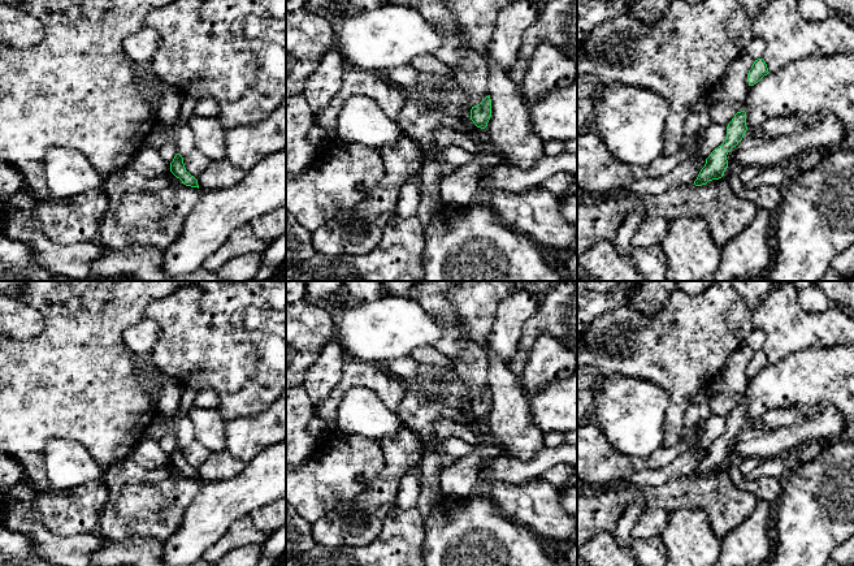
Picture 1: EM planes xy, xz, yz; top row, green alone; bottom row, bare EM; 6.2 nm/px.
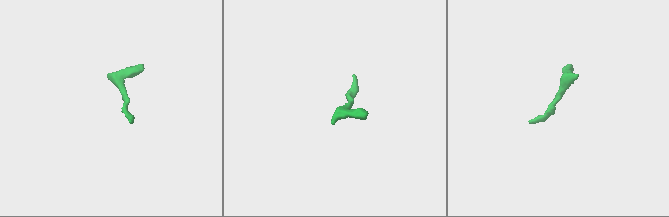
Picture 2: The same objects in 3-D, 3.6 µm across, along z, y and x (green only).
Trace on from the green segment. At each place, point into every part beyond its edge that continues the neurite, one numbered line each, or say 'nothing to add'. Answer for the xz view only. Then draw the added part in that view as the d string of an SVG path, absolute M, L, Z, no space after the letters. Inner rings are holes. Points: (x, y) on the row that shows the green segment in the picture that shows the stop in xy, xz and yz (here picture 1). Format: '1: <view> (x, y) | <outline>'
nothing to add

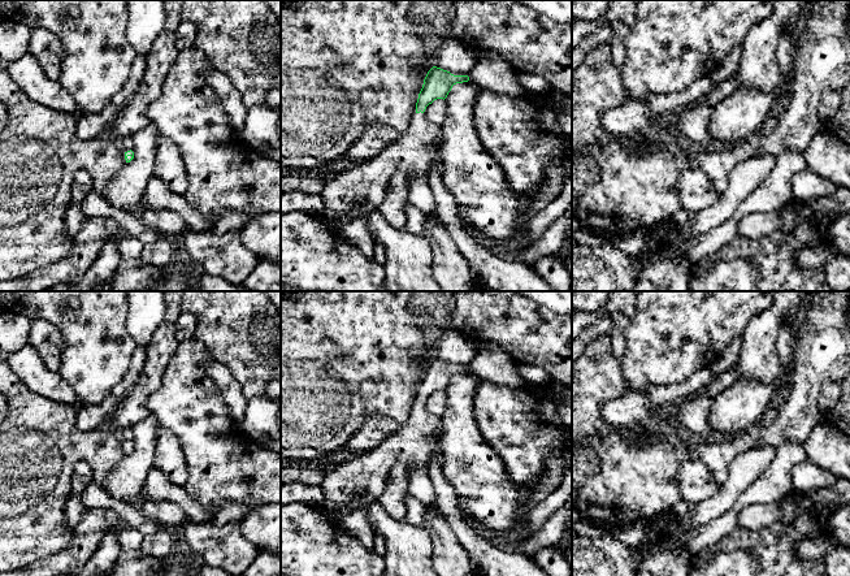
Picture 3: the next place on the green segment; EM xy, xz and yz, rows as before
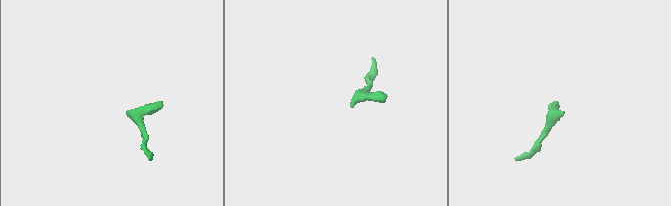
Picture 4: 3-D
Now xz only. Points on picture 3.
1: xz (364, 183) | M416 113L396 143L365 163L348 165L329 179L321 192L324 208L313 216L328 228L338 230L351 205L378 207L395 172L403 170L409 177L428 174L431 160L438 156L441 142L439 126L428 122L425 113Z

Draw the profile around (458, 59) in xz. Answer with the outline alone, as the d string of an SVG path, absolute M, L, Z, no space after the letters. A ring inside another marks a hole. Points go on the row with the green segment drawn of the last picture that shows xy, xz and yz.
M446 39L434 59L434 66L454 75L469 75L478 60L472 48L456 40Z

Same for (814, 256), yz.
M834 244L802 247L795 254L795 261L801 268L825 267L838 254Z

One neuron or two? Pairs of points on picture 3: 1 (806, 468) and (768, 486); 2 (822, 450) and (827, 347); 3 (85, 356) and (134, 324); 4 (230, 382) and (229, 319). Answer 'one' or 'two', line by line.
1: two
2: two
3: two
4: two

